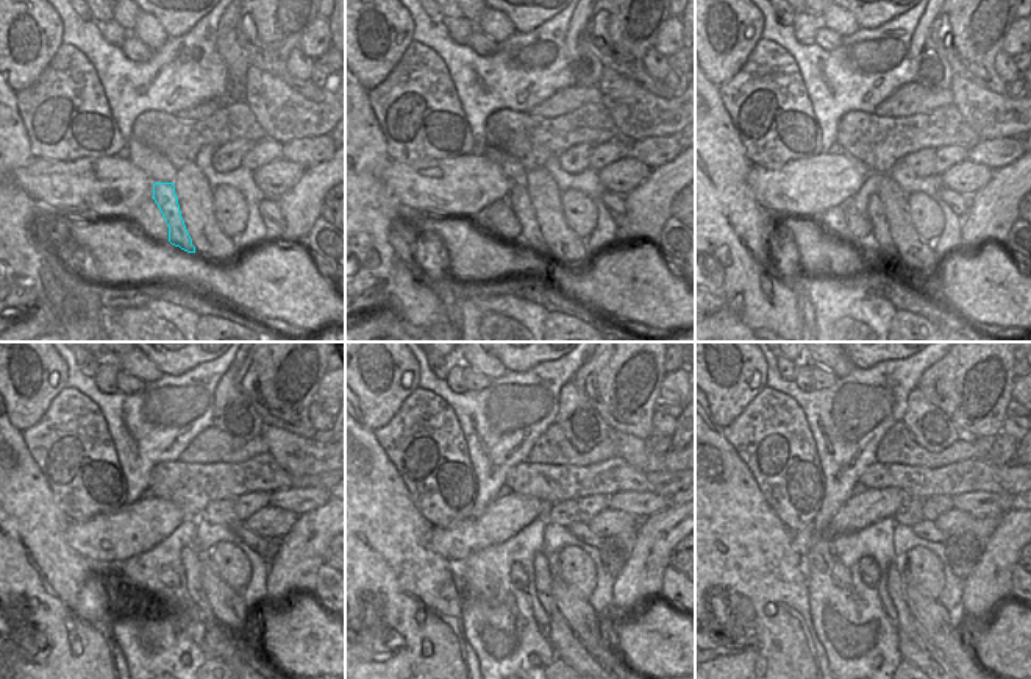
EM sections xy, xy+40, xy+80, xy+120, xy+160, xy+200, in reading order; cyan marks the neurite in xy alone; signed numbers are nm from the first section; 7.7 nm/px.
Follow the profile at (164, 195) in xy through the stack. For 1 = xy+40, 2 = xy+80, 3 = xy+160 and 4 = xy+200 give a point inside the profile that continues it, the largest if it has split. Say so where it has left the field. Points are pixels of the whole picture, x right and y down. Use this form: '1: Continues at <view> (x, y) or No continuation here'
1: Continues at xy+40 (519, 200)
2: Continues at xy+80 (917, 284)
3: Continues at xy+160 (567, 648)
4: Continues at xy+200 (913, 645)

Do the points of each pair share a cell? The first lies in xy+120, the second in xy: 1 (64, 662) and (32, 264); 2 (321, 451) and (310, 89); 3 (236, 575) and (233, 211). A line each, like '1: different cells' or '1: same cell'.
1: same cell
2: different cells
3: same cell

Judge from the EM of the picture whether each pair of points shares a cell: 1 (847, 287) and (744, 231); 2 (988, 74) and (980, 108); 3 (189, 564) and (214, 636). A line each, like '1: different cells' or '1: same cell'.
1: different cells
2: different cells
3: same cell

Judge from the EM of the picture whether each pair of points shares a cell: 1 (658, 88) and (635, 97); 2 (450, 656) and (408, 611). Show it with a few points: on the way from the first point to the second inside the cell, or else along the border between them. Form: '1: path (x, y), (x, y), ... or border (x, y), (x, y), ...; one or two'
1: border (617, 72), (656, 95), (672, 97); two
2: path (438, 645), (422, 629), (417, 629), (414, 623); one

